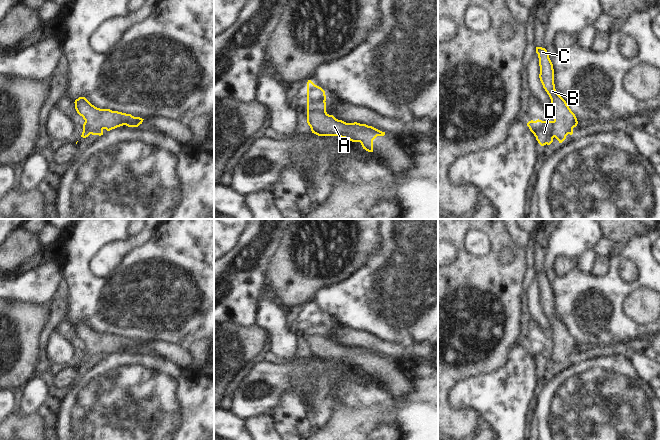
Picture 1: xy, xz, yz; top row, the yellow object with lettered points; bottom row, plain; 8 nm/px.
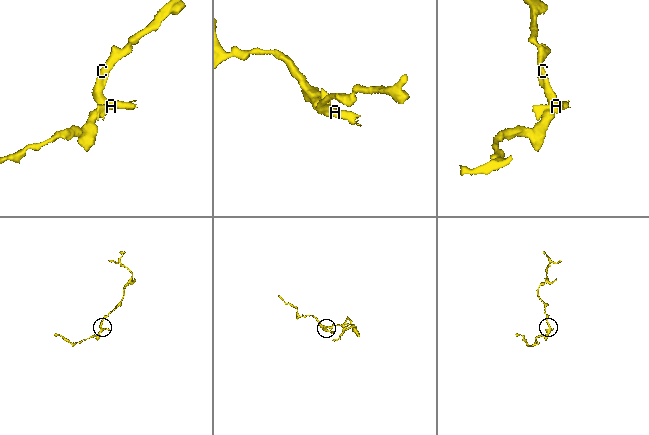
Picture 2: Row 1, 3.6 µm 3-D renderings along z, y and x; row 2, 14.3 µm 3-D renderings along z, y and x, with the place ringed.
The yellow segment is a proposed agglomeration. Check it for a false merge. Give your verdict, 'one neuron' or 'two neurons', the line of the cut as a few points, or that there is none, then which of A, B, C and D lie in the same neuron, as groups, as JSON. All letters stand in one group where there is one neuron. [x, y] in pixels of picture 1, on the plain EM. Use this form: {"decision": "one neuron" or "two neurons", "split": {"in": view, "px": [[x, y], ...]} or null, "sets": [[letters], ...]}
{"decision": "one neuron", "split": null, "sets": [["A", "B", "C", "D"]]}

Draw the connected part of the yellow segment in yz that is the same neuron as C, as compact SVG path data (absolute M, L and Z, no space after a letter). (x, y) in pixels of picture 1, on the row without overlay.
M536 271L536 277L538 278L540 290L539 302L551 323L551 336L554 344L531 344L527 347L527 350L541 370L550 369L554 361L559 367L562 367L568 358L573 358L573 352L577 350L578 345L566 325L555 313L553 288L547 274Z

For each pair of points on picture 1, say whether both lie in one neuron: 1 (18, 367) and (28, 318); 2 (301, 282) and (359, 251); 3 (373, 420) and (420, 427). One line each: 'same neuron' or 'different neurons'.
1: same neuron
2: same neuron
3: same neuron

